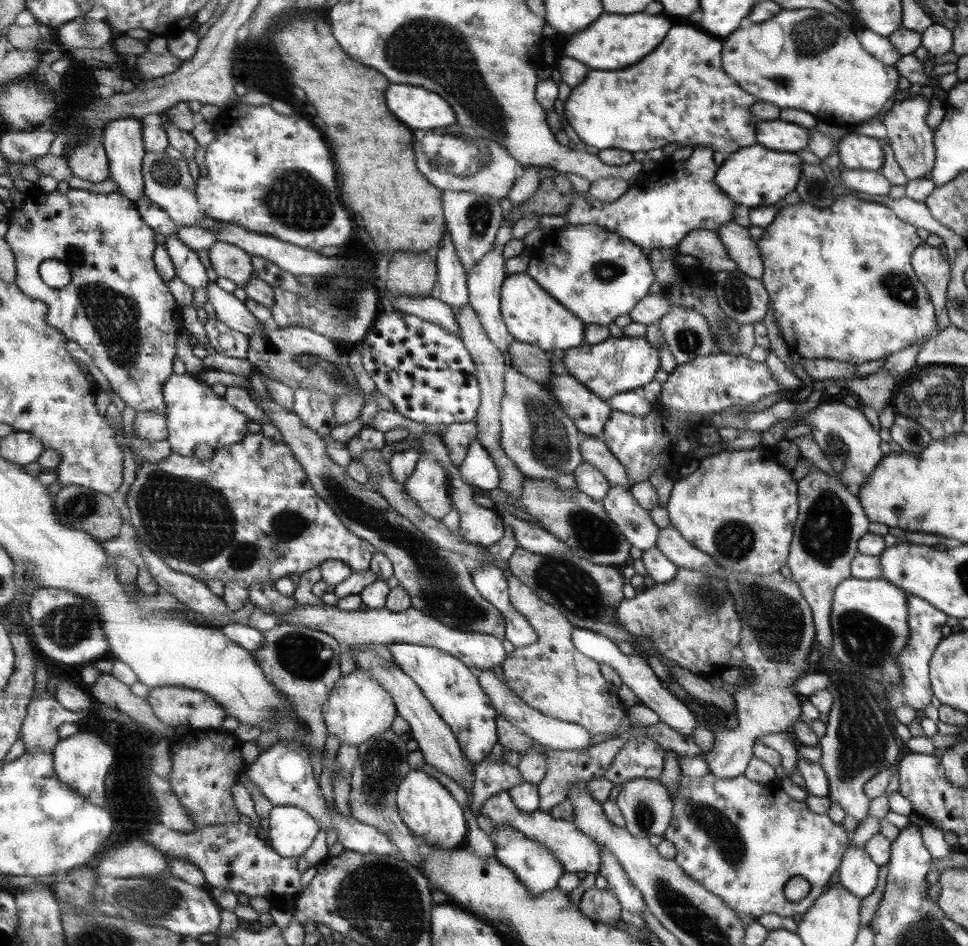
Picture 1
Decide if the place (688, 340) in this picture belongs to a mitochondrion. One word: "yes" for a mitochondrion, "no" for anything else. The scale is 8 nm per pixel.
yes

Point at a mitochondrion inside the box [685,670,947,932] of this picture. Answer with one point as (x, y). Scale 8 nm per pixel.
(862, 740)

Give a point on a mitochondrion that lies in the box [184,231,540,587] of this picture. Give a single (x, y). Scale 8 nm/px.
(318, 363)

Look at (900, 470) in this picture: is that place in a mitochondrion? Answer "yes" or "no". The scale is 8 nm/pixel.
no

